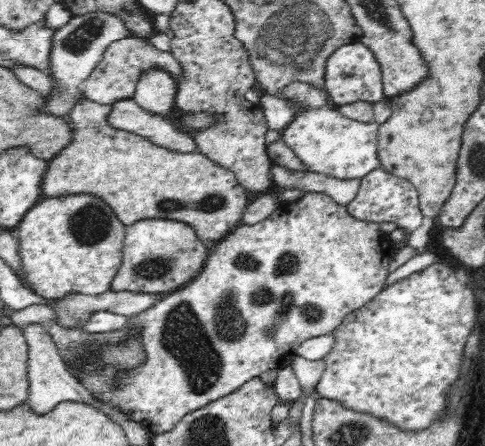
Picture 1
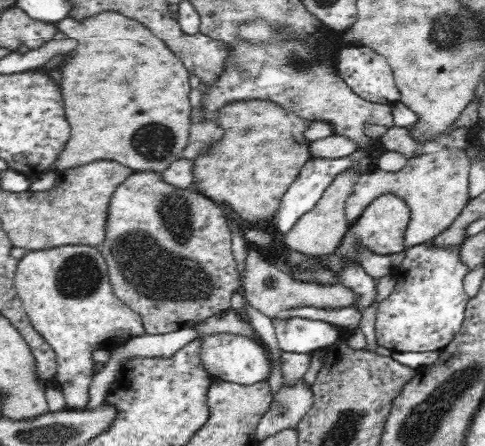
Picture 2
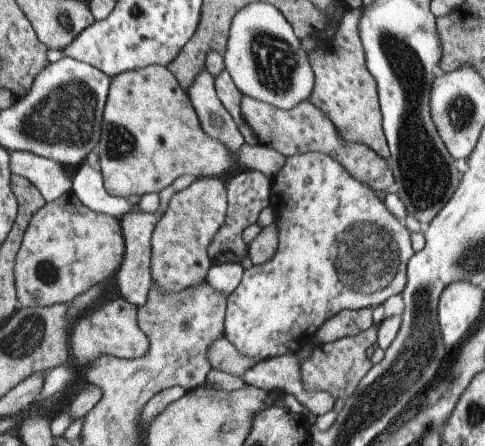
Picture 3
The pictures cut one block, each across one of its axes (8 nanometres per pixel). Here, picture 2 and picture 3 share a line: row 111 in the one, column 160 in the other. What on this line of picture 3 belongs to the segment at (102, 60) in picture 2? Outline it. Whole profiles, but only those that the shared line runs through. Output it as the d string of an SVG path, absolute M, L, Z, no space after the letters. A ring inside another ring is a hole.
M145 66L139 70L117 74L115 78L109 80L109 94L103 110L97 156L101 166L99 174L103 178L103 186L107 194L113 198L125 198L125 200L129 200L129 196L143 198L145 194L159 194L179 176L191 176L195 180L215 178L217 182L223 182L229 174L247 170L247 172L259 172L269 180L283 164L283 158L265 146L253 146L253 144L241 142L237 150L231 150L223 142L207 136L197 122L197 116L189 104L187 92L183 92L183 88L171 76L167 66Z

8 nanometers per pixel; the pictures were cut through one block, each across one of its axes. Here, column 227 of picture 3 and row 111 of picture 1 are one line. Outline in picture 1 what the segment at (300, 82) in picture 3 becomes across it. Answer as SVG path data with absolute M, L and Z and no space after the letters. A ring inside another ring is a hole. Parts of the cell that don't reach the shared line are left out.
M86 12L80 16L72 16L62 28L58 28L52 36L52 46L48 54L48 78L52 84L52 90L42 98L42 104L38 108L38 114L46 118L56 118L62 122L68 122L68 118L74 114L78 104L86 98L82 82L90 78L90 74L96 70L98 62L102 62L106 50L120 40L130 38L126 18L114 14L114 12Z

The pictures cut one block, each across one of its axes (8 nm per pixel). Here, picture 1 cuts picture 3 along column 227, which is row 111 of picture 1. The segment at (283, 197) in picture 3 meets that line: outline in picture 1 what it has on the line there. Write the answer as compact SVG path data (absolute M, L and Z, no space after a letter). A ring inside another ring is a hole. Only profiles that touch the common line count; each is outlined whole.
M290 82L282 88L282 100L292 102L296 108L294 118L282 128L282 140L292 148L306 172L316 172L330 178L354 180L364 178L374 168L380 168L378 160L378 122L360 122L346 118L338 104L330 102L328 88L318 88L310 82Z

